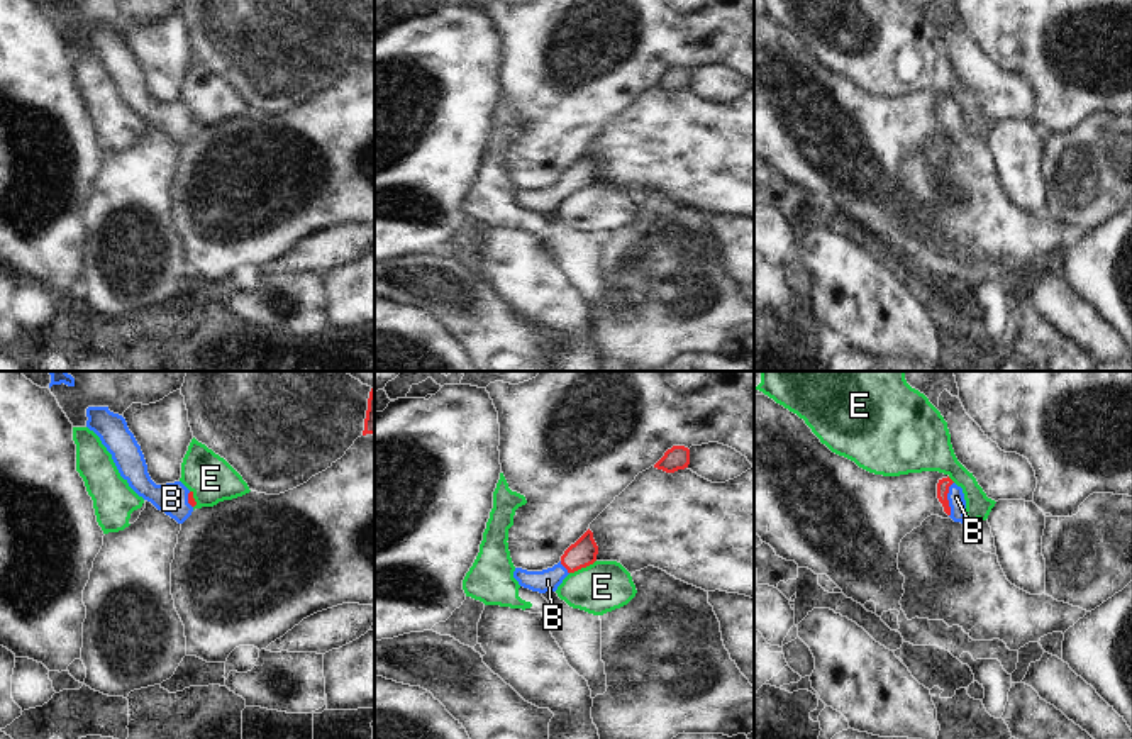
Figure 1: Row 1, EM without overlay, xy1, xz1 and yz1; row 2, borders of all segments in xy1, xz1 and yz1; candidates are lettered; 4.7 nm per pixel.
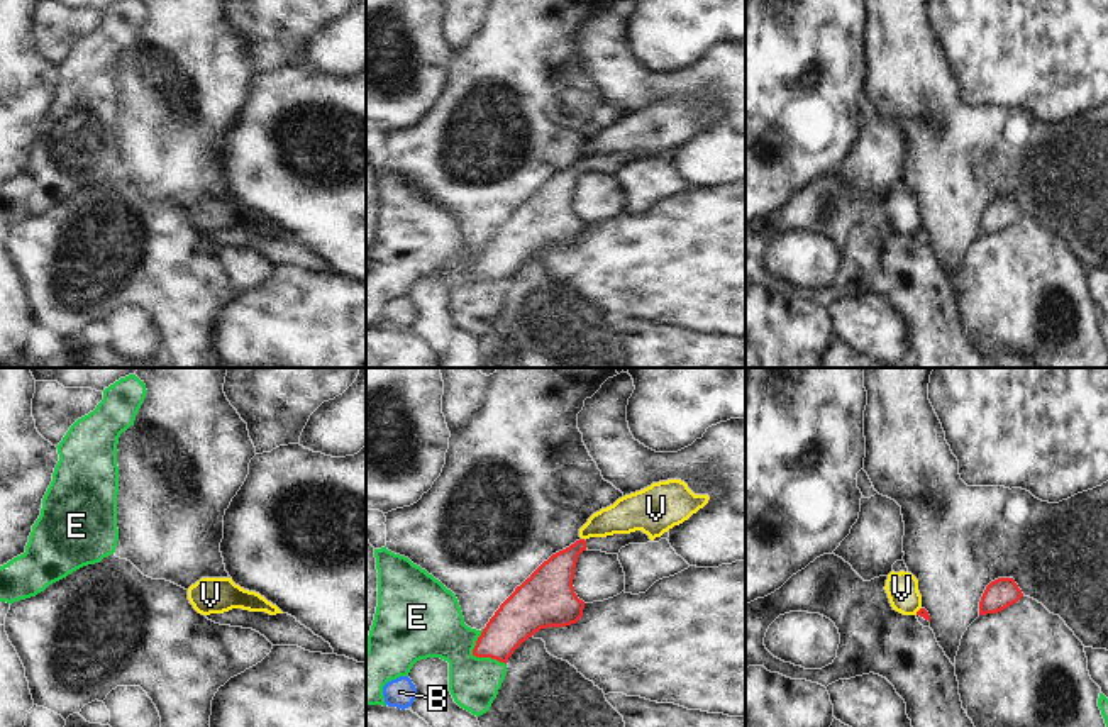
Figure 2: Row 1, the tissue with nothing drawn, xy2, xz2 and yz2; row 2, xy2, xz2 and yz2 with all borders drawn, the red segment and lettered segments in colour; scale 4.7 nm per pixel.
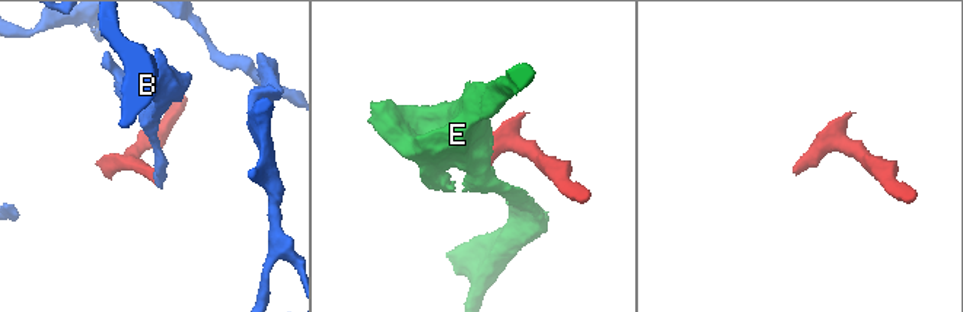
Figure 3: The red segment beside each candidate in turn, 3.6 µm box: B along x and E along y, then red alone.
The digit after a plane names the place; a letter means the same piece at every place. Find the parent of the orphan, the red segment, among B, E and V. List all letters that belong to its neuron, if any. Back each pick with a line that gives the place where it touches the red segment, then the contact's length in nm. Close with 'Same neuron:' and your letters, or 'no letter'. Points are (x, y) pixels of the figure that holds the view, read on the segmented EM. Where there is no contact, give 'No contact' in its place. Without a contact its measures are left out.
B: Touches red at yz1 (946, 499). Shared border 170 nm
Same neuron: B.

